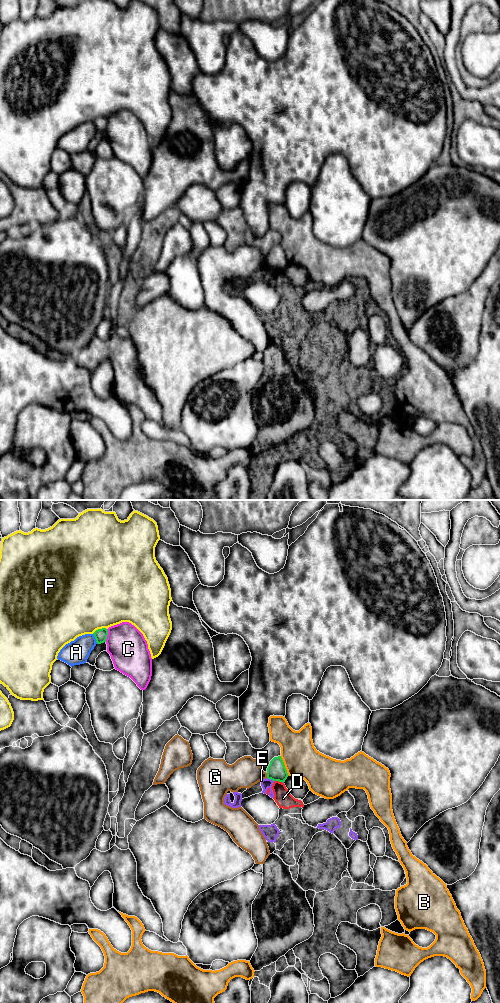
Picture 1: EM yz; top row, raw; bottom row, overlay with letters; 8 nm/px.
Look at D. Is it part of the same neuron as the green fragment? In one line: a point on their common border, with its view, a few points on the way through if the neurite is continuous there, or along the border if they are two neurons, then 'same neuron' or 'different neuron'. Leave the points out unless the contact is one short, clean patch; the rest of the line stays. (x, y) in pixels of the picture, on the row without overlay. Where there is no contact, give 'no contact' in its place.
meets green in yz at (278, 268); different neuron

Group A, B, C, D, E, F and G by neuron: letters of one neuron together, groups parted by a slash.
A / B / C / D E / F / G

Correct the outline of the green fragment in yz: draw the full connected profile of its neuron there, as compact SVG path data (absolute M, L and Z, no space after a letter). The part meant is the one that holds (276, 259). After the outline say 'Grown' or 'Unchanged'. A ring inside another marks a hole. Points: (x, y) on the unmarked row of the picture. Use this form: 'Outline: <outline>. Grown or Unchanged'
Outline: M281 244L274 245L267 256L267 266L284 271L288 264Z. Unchanged

